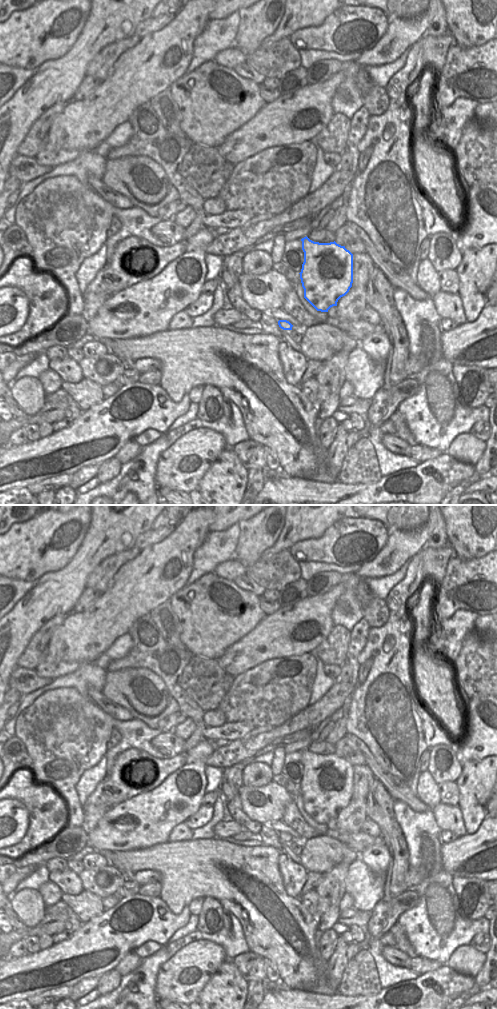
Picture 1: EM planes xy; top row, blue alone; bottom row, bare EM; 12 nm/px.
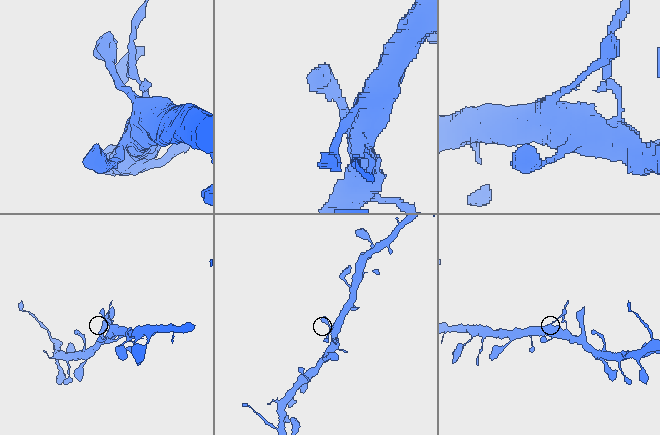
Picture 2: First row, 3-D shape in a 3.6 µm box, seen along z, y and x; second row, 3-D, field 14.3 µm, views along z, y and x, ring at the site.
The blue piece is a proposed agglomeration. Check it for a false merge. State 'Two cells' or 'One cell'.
One cell

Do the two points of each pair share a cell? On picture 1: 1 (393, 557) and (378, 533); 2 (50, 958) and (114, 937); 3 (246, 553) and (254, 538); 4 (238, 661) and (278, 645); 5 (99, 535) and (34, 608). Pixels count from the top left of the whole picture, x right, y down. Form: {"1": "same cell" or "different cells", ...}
{"1": "different cells", "2": "same cell", "3": "same cell", "4": "same cell", "5": "same cell"}

